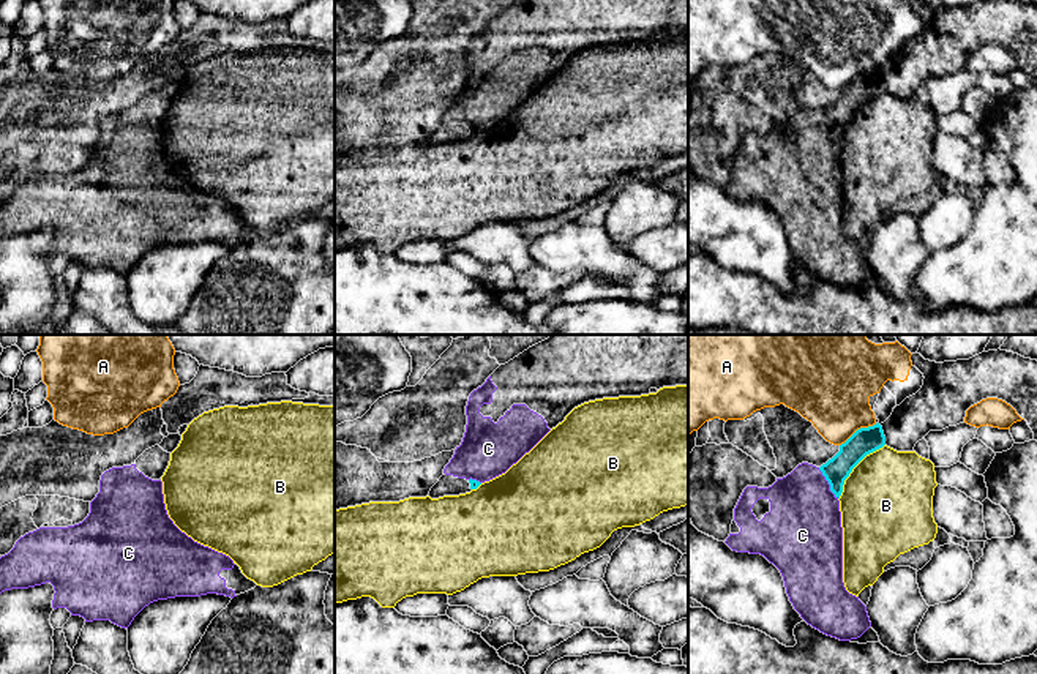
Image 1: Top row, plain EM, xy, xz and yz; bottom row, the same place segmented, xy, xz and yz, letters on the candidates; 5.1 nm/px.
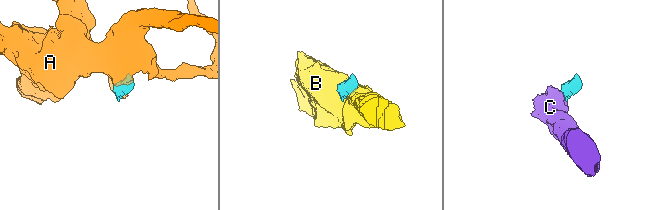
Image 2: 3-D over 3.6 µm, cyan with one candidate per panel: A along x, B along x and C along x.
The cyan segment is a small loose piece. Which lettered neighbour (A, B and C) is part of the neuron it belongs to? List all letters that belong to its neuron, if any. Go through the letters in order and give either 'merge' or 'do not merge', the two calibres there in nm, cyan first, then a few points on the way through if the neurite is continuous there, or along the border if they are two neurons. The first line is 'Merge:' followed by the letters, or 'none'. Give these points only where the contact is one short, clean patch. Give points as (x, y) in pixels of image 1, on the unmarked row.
Merge: C
A: do not merge | 140/380 nm | along yz (876, 70), (857, 74), (840, 92)
B: do not merge | 140/460 nm
C: merge | 130/380 nm | across yz (837, 116), (831, 122), (829, 130), (807, 152), (804, 171)

